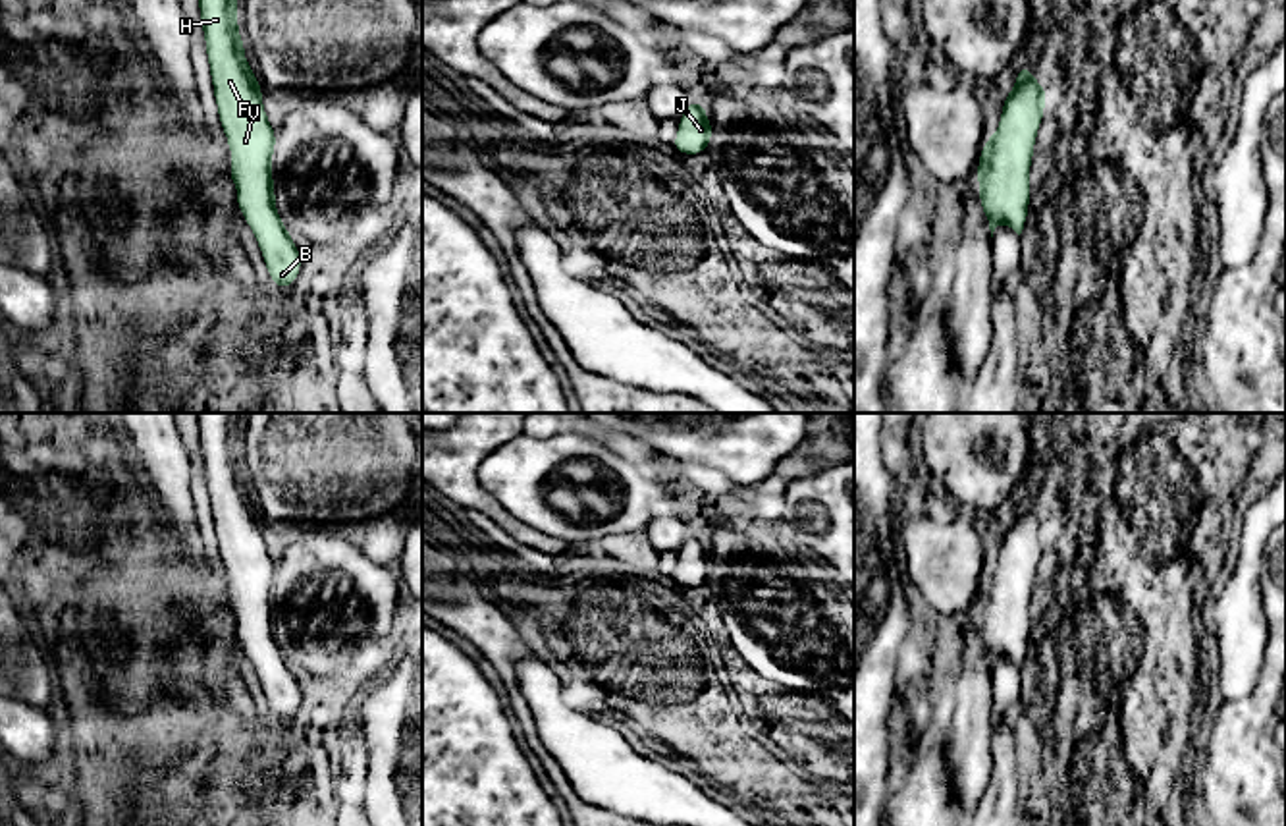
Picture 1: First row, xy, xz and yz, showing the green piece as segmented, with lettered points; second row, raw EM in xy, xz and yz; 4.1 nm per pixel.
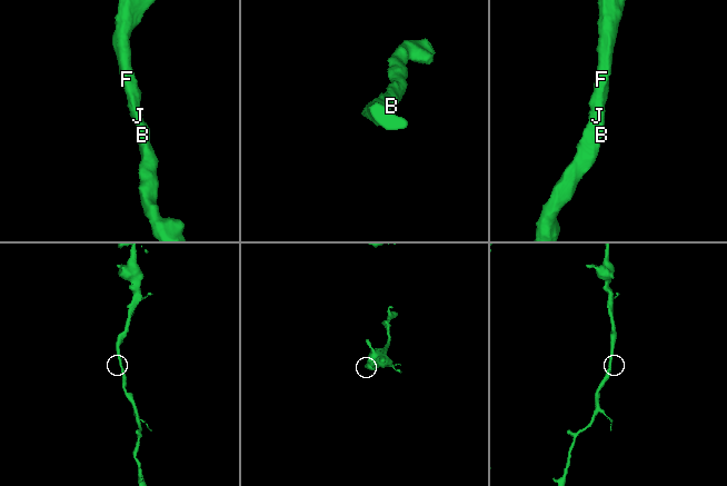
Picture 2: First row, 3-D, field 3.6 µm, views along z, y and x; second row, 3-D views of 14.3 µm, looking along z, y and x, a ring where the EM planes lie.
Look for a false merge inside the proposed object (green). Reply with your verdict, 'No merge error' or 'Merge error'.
No merge error

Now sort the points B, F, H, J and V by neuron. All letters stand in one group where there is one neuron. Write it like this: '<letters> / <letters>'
B F H J V

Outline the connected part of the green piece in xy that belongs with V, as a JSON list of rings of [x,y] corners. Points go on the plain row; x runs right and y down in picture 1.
[[[197,413],[206,490],[237,620],[237,641],[253,662],[270,712],[287,722],[301,704],[301,685],[285,662],[272,610],[276,564],[262,538],[262,519],[245,492],[237,457],[239,413]]]

